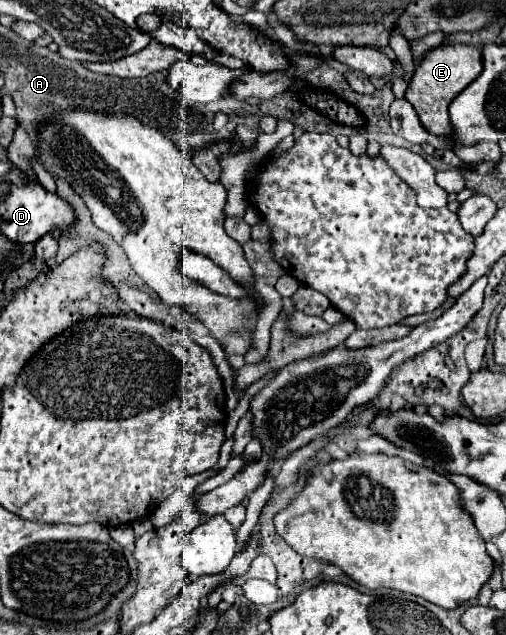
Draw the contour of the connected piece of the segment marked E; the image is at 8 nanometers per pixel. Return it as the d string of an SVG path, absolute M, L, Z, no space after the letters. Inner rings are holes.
M442 44L424 54L422 62L418 64L410 86L406 90L406 100L414 106L422 126L434 134L450 138L450 116L448 106L478 74L482 72L482 52L478 46L466 44Z

